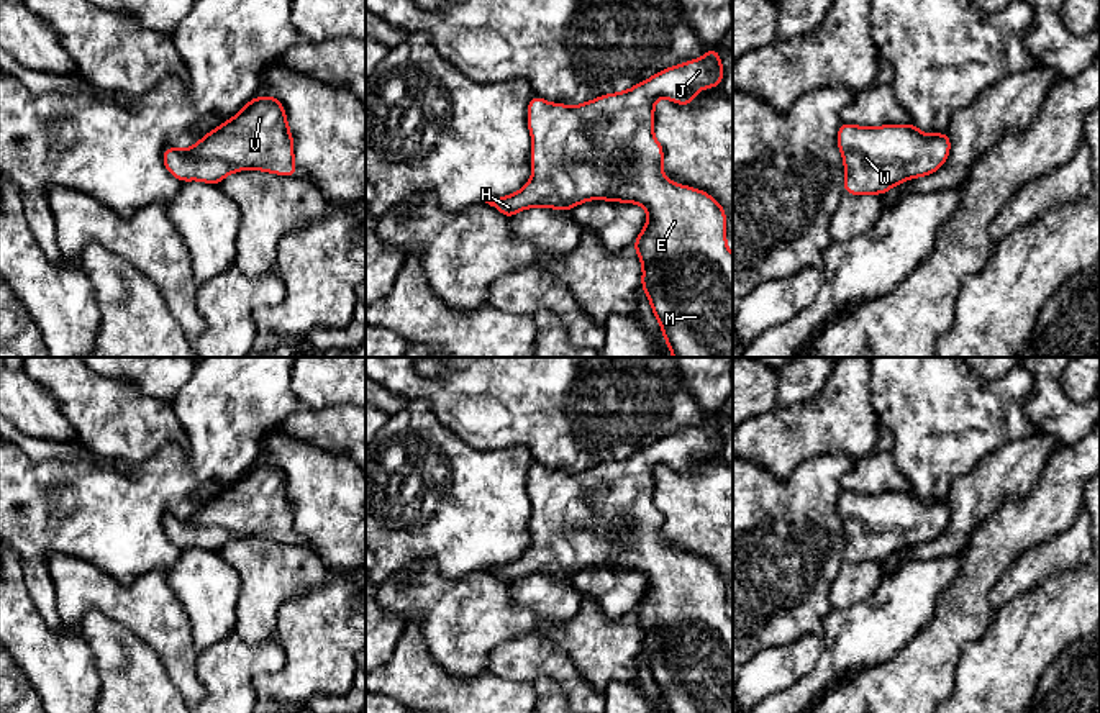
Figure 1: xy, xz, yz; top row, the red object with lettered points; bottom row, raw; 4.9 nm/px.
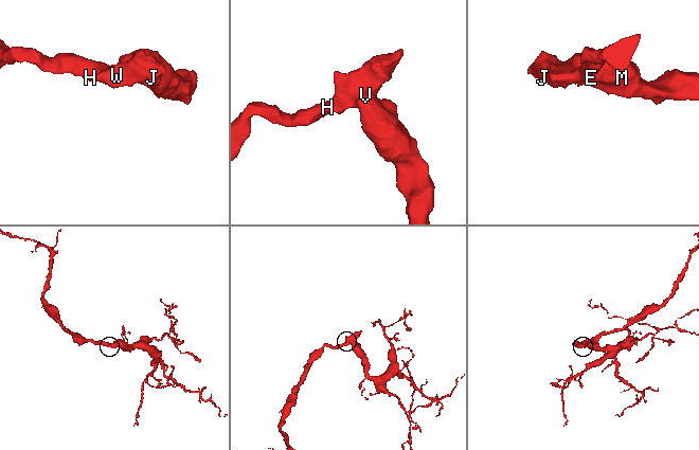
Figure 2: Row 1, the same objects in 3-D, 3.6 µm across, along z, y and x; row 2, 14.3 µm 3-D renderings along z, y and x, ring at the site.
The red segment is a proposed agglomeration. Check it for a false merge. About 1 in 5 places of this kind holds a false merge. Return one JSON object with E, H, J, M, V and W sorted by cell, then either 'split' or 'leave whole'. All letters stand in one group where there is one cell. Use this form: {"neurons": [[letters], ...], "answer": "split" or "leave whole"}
{"neurons": [["E", "H", "J", "M", "V", "W"]], "answer": "leave whole"}

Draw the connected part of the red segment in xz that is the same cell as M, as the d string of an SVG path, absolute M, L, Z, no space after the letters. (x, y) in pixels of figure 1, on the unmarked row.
M708 415L700 426L577 474L549 470L534 462L528 470L533 543L516 561L485 569L507 585L533 574L570 579L597 565L643 572L648 588L633 613L643 629L641 656L667 713L733 713L733 621L726 615L726 580L707 559L672 551L664 543L664 515L652 502L657 465L690 472L700 456L718 454L721 446L720 421Z

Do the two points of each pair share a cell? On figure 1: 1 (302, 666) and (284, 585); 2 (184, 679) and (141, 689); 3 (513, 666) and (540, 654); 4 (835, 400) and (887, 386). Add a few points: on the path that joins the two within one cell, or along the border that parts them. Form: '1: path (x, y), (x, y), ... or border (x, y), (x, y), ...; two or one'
1: border (322, 582), (309, 587), (279, 608), (274, 635); two
2: border (151, 648), (182, 695); two
3: path (520, 659), (533, 656); one
4: border (869, 374), (869, 402), (882, 423); two

